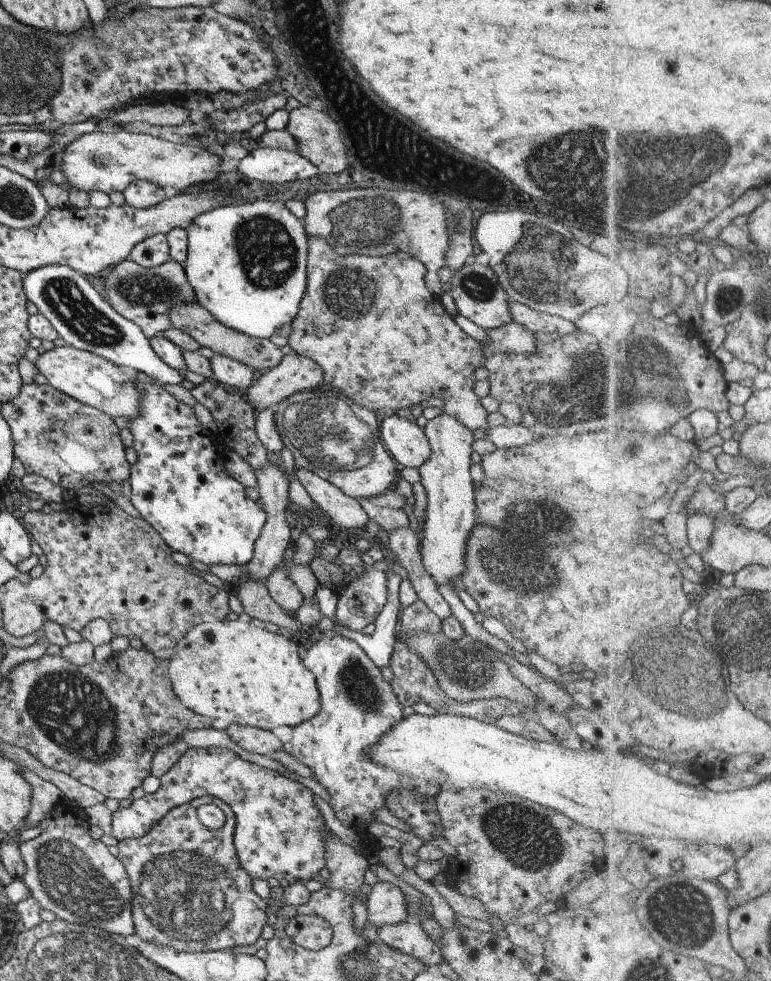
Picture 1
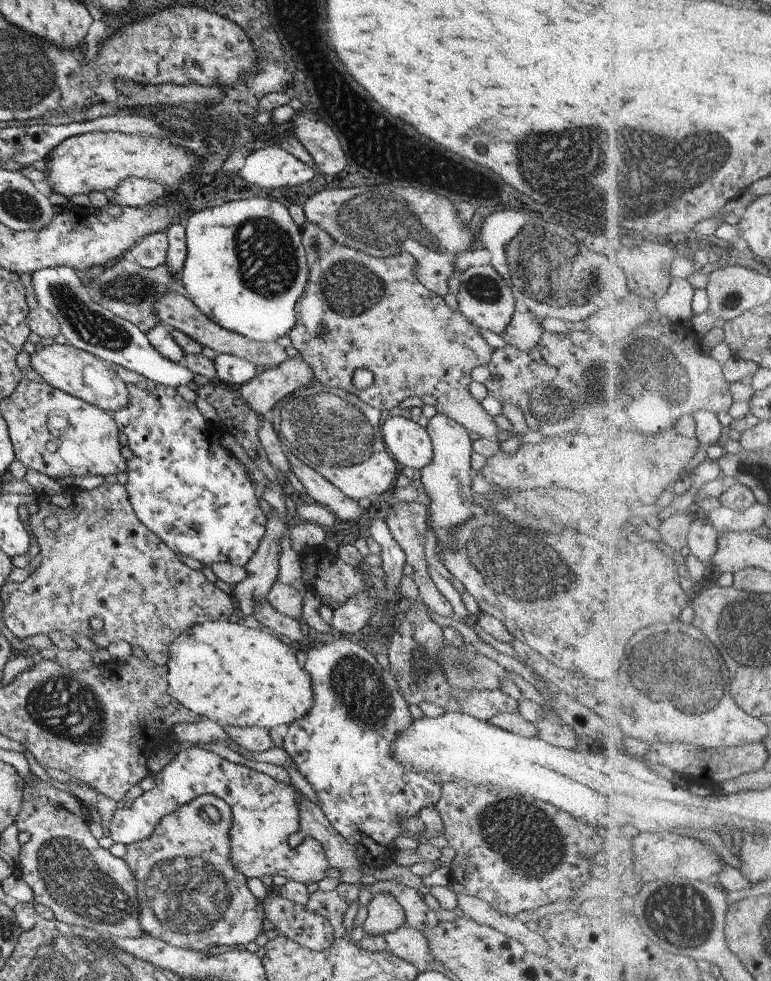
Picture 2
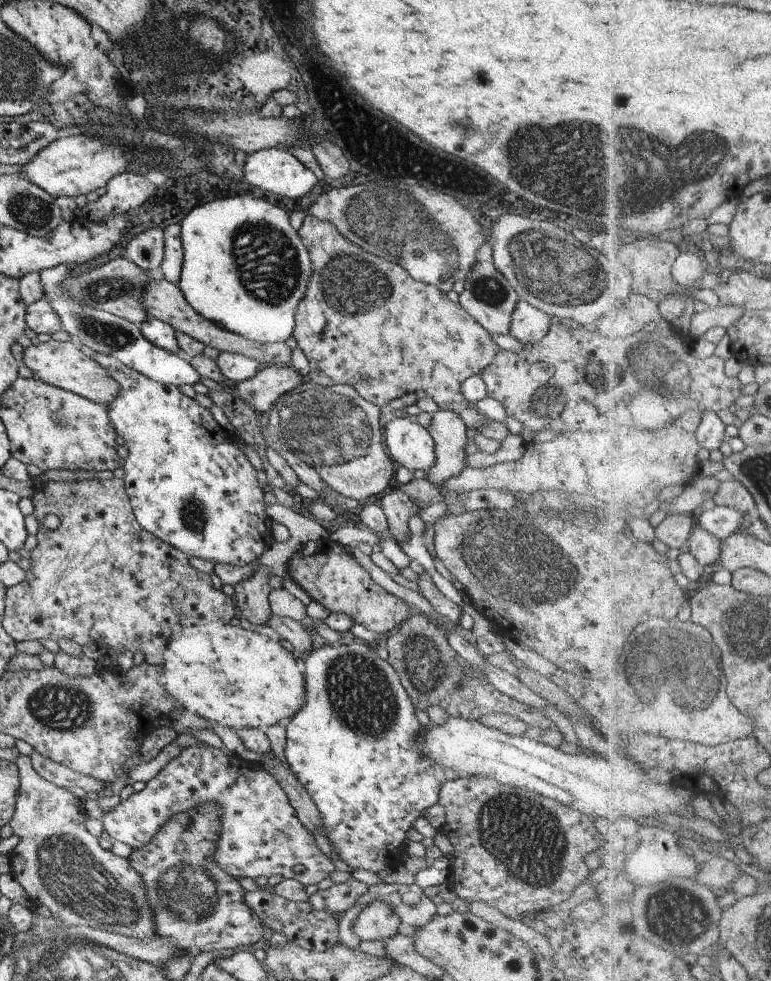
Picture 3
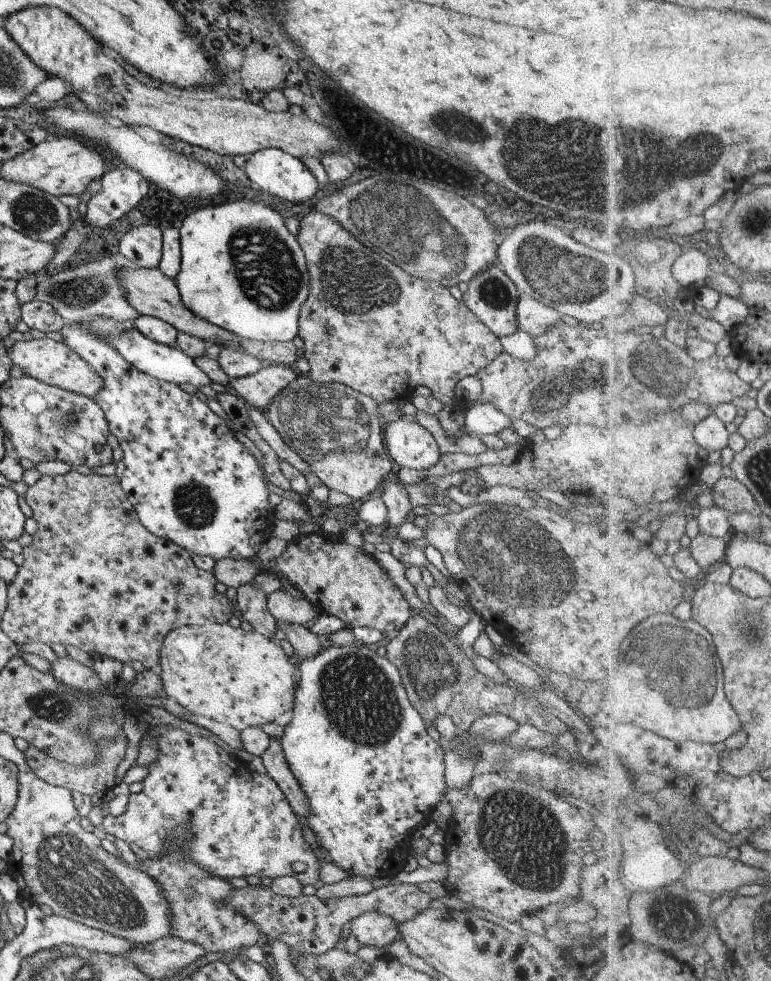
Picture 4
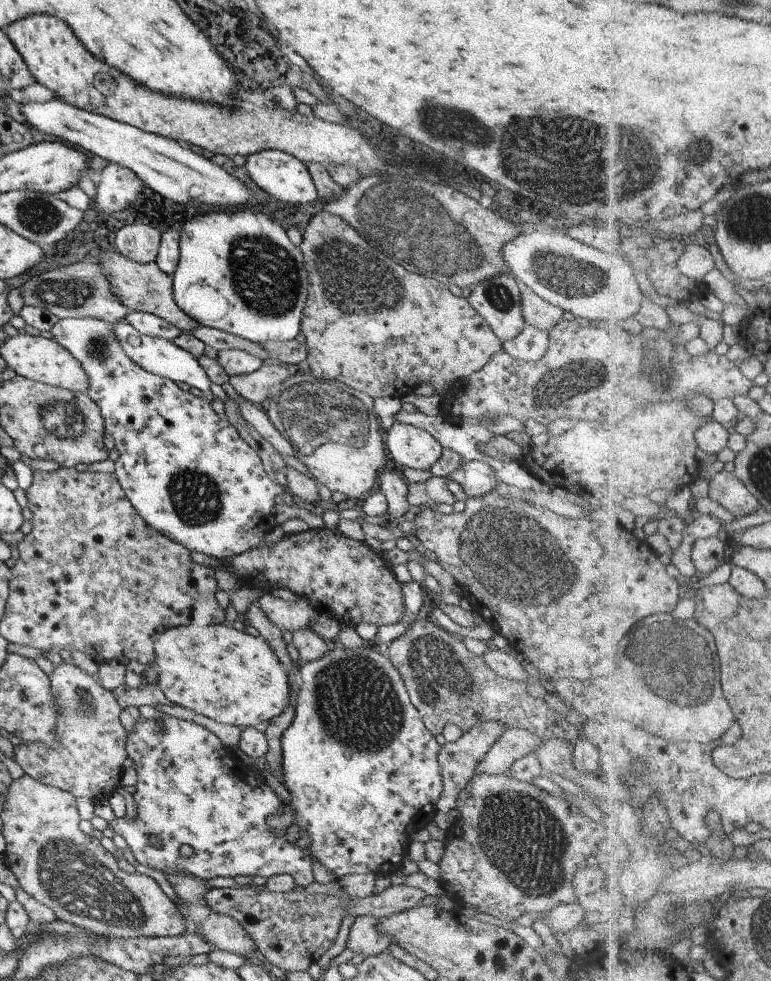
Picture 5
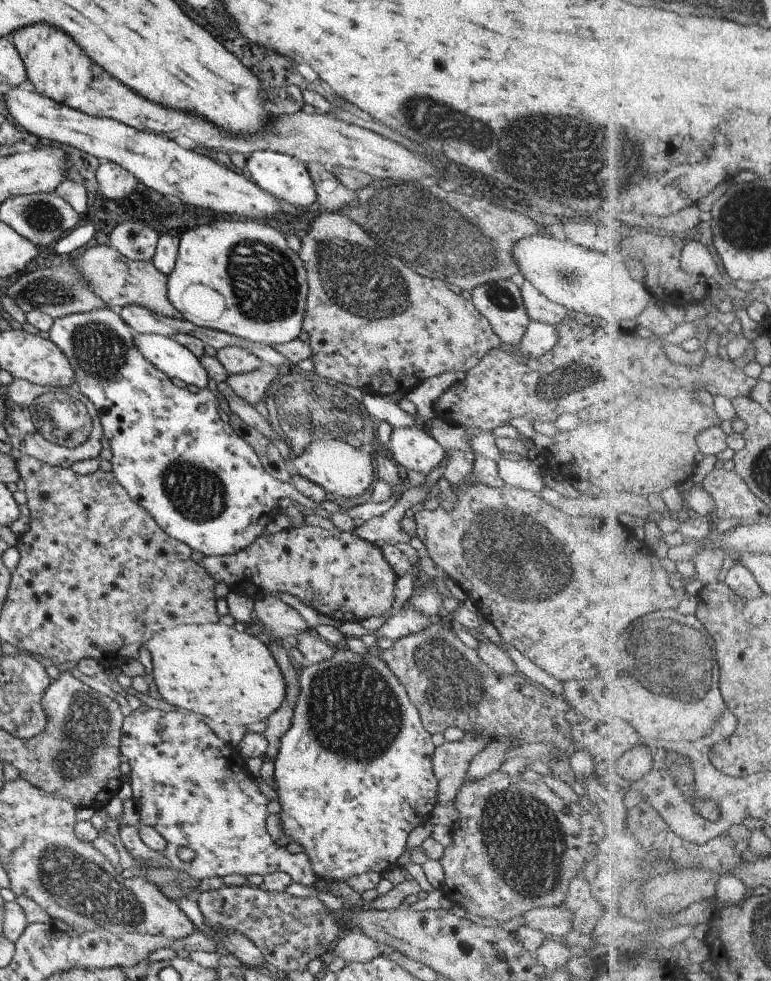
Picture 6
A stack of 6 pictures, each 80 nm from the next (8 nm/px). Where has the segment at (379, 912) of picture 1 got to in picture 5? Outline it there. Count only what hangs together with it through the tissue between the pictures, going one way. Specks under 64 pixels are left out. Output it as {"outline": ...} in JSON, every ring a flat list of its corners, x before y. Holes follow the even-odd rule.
{"outline":[[372,915,355,917,355,922,349,928,343,950,349,949,353,955,361,954,365,958,386,951,393,942,389,936,377,934,377,930,375,930,377,919]]}

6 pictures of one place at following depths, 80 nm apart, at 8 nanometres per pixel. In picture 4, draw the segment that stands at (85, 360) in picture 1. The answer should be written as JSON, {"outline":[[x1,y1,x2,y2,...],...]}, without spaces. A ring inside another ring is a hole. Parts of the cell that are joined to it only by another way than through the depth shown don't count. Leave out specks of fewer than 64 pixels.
{"outline":[[47,337,28,341,15,341,6,350,12,364,19,366,23,374,42,383,53,385,90,399,104,387,103,379,97,374,97,371,93,371,76,352,73,352,63,342,56,342]]}

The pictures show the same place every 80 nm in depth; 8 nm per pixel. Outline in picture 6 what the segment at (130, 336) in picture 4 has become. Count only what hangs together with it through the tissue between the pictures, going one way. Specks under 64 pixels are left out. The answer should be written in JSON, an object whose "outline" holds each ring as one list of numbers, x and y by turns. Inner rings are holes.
{"outline":[[137,333,131,336,137,352,141,352,159,372,198,389,207,387,208,377,203,366,187,348,167,336]]}

